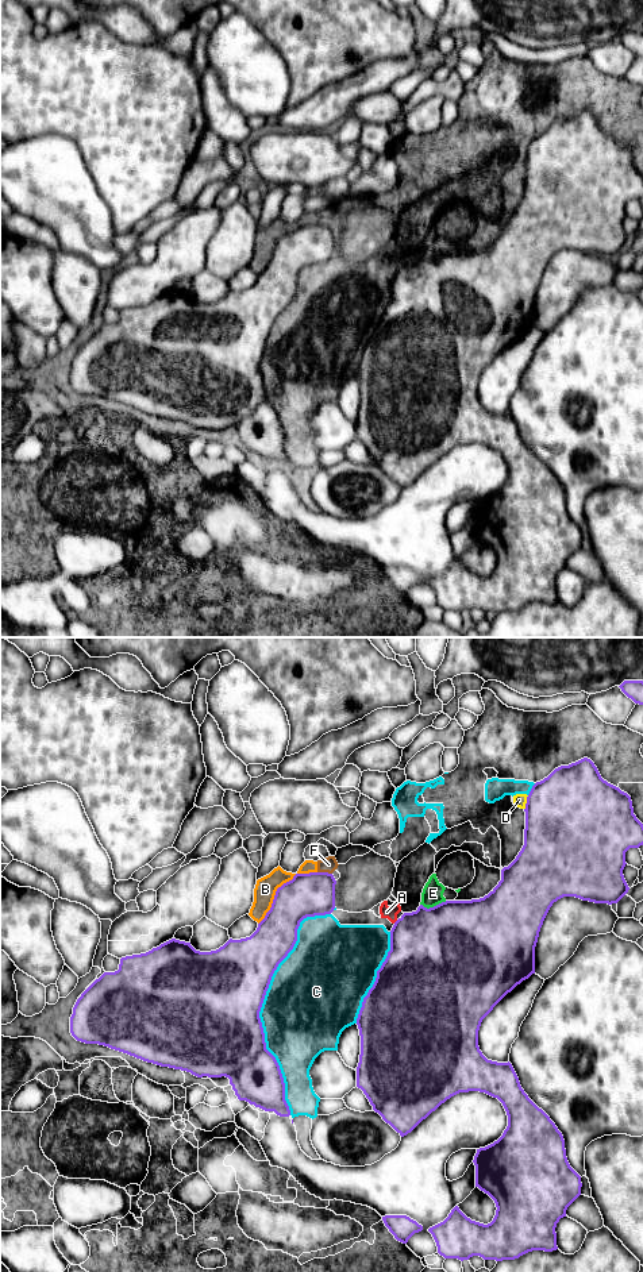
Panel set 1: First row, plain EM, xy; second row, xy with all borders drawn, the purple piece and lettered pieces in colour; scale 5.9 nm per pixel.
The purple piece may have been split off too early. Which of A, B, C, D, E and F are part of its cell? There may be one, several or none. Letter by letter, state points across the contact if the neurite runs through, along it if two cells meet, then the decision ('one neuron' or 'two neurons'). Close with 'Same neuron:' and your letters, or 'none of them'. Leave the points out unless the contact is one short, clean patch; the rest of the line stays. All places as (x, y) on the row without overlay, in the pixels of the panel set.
A: border along xy (397, 272), (393, 274); two neurons
B: two neurons
C: two neurons
D: border along xy (528, 147), (524, 161); two neurons
E: two neurons
F: two neurons
Same neuron: none of them

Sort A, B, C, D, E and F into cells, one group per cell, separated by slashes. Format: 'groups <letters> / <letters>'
groups A B C D E F

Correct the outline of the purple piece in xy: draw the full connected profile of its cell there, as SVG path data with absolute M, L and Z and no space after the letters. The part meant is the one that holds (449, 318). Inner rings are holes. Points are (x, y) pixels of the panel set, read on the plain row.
M584 109L569 117L555 120L547 130L536 134L525 155L525 181L524 197L516 211L501 221L501 232L498 236L484 250L471 253L446 253L434 259L424 259L420 257L416 263L404 265L393 277L390 282L390 302L381 320L377 323L377 329L367 347L363 350L359 362L357 377L361 388L361 406L357 419L357 439L363 443L369 451L373 462L378 465L382 471L389 475L401 489L411 485L423 471L435 463L442 455L459 444L480 443L493 450L497 450L508 467L508 478L503 487L493 496L477 501L474 508L475 517L475 539L488 546L496 555L496 567L488 577L471 573L467 570L458 558L455 558L448 568L428 581L432 586L438 605L444 610L458 610L461 613L469 612L473 608L480 608L484 612L515 612L532 602L552 604L557 602L557 585L555 579L561 570L566 568L567 559L581 547L581 528L570 519L565 492L550 469L539 460L524 444L520 438L519 429L508 415L497 415L488 412L478 398L478 382L482 371L493 362L493 359L517 336L535 325L535 298L538 294L539 284L543 273L554 254L563 248L575 248L582 253L594 255L617 255L629 242L623 221L625 219L625 204L629 200L639 200L643 197L643 176L634 166L631 149L621 143L619 139L604 132L594 117L594 115Z

